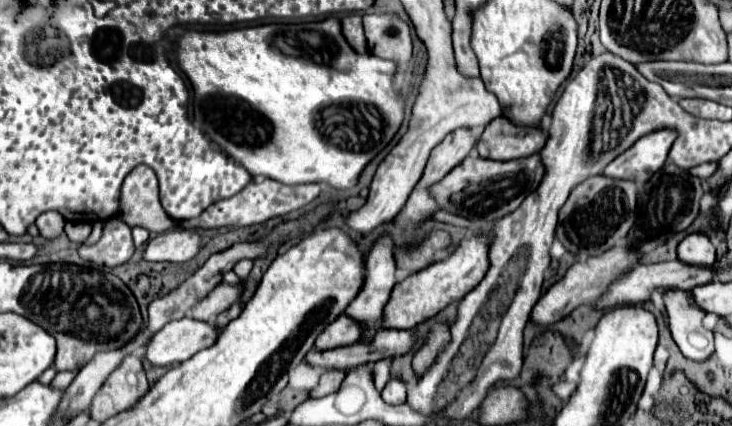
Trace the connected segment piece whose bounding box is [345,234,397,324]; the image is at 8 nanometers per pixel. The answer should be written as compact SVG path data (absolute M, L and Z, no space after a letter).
M383 234L373 242L367 254L365 284L345 314L353 316L353 320L365 320L365 324L377 324L395 282L393 238L389 234Z

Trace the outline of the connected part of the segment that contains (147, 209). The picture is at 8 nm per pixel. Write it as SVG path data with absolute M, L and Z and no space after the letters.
M137 166L125 178L119 218L129 218L129 226L147 228L153 234L177 228L177 222L167 216L159 202L157 176L149 166Z

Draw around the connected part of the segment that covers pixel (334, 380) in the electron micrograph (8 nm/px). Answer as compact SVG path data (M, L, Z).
M327 370L327 372L323 372L321 378L319 378L319 384L309 392L309 398L321 398L321 396L337 392L343 378L345 378L345 372L341 372L341 370Z

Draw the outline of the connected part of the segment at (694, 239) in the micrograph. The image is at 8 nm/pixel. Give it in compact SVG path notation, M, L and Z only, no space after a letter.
M701 232L687 234L681 244L677 246L679 260L687 264L699 264L699 266L713 266L715 262L715 246L711 244L709 236Z

